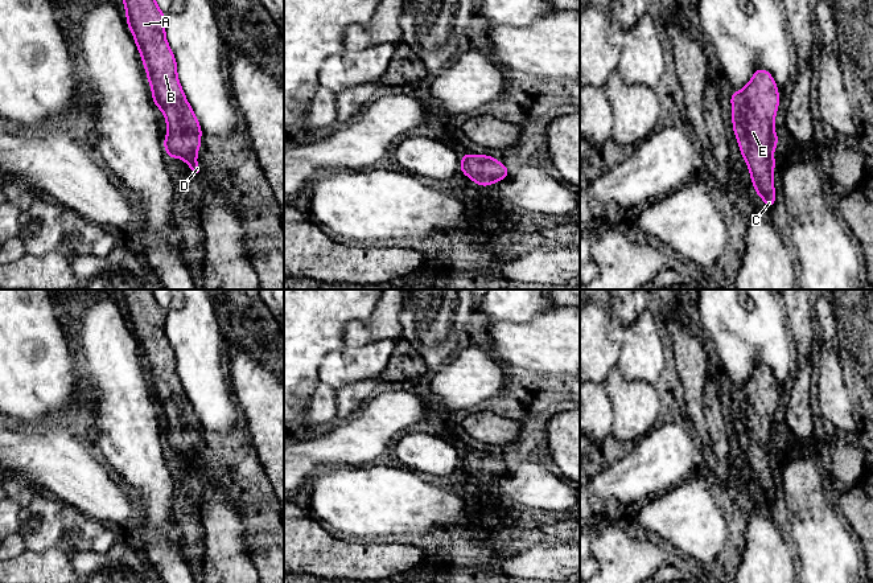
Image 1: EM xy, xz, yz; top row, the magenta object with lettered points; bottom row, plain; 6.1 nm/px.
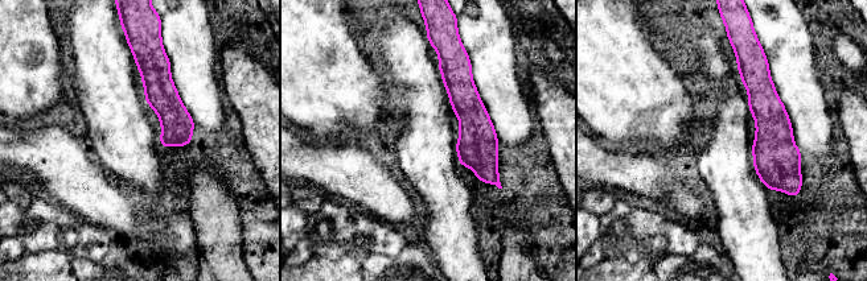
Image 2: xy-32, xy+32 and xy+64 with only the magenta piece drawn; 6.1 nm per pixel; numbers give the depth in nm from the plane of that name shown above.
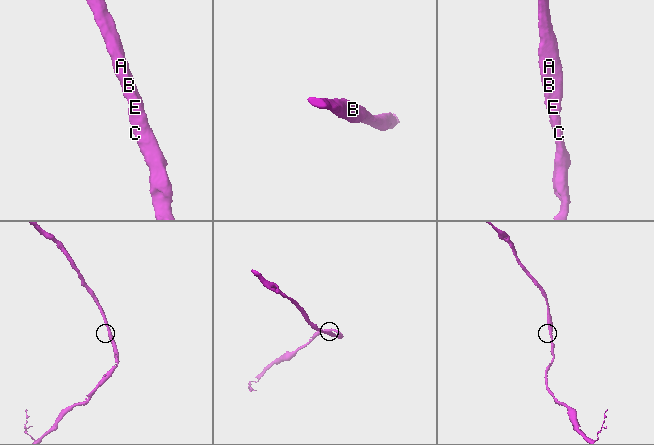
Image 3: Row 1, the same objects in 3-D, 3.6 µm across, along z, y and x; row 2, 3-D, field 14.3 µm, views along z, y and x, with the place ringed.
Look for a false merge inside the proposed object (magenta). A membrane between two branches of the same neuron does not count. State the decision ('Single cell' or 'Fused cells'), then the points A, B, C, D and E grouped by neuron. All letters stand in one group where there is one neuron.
Single cell. Groups: A B C D E

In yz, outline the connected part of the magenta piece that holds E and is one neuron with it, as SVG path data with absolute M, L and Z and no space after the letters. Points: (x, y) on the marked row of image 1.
M757 69L741 91L730 91L730 99L740 151L757 194L765 200L765 208L770 209L775 202L773 151L779 139L773 127L781 100L777 83L767 70Z

